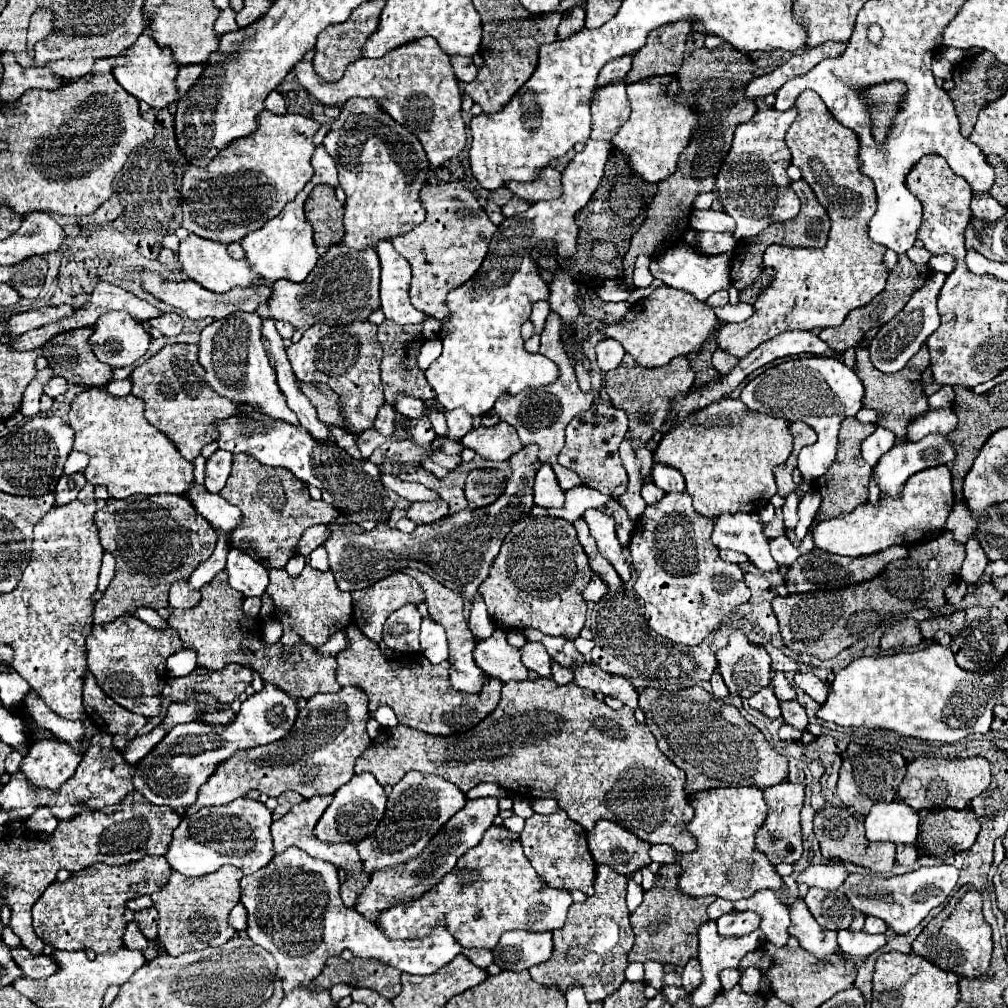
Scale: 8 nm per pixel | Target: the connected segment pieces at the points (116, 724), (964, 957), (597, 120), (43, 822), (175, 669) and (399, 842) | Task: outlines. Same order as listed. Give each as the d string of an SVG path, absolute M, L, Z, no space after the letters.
M90 672L84 674L84 708L86 708L86 718L90 718L100 732L114 736L112 740L116 750L122 750L122 746L128 744L146 724L144 716L132 714L126 708L118 706L114 700L110 700L100 690Z
M962 886L960 890L964 890L958 898L958 902L952 906L950 914L944 918L944 922L940 920L932 920L928 922L928 926L920 932L920 936L912 942L912 952L926 958L928 962L932 962L934 966L954 972L958 976L966 976L966 978L978 978L984 976L990 968L990 956L992 956L992 930L988 926L988 922L982 916L982 896L974 886Z
M616 82L598 90L592 98L592 140L612 140L620 126L630 118L626 84Z
M40 806L40 808L36 808L34 814L32 814L30 818L26 818L22 824L24 824L26 830L30 830L30 832L48 832L48 834L50 834L50 832L54 832L58 820L52 816L52 812L50 812L48 806Z
M182 648L180 652L172 654L168 660L168 674L170 676L186 676L196 668L196 652Z
M408 772L388 796L388 806L384 820L378 830L356 844L364 870L372 874L374 870L396 866L398 862L406 862L416 858L422 848L430 842L430 838L446 824L446 820L456 814L466 802L466 796L448 780L440 776L430 776L422 772Z

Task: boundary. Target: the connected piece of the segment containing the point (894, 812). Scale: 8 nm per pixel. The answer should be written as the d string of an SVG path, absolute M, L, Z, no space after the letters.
M902 800L874 804L864 818L868 842L914 844L918 836L918 814Z

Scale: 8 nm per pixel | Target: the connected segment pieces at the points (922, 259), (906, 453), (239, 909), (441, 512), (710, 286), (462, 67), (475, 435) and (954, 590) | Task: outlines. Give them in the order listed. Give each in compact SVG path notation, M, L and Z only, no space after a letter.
M918 247L910 248L906 254L910 258L910 260L916 264L927 264L932 256L928 250Z
M932 436L930 438L922 438L922 442L898 442L890 452L886 452L878 464L874 466L874 480L880 488L880 496L888 496L888 498L900 498L902 494L902 486L906 484L906 480L926 468L932 466L940 466L940 464L948 464L950 460L954 460L954 448L948 442L948 438L942 436Z
M236 904L236 906L232 908L232 912L230 912L230 916L228 916L228 924L230 924L234 930L238 930L238 932L242 932L242 930L246 928L246 910L244 910L242 904Z
M434 500L434 502L414 502L408 508L408 518L414 520L416 524L430 524L440 518L444 518L448 512L448 504L444 500Z
M678 244L678 246L672 246L670 250L666 250L664 254L660 254L658 258L654 258L650 264L650 272L656 280L660 280L672 288L690 292L698 300L705 302L714 292L730 288L730 262L732 262L730 254L704 256L704 254L698 254L688 244Z
M454 56L452 58L452 66L454 66L454 74L460 82L472 82L476 78L476 70L472 64L472 58L464 58L464 56Z
M500 422L492 428L480 426L470 430L462 438L462 446L474 450L478 456L486 460L500 462L500 460L506 460L512 452L518 452L522 448L522 442L518 434L514 434L514 428L510 424Z
M960 580L960 582L956 582L956 584L950 584L948 588L946 588L946 598L948 598L948 604L952 604L952 606L960 606L960 602L962 602L962 598L964 598L964 594L966 594L966 584Z

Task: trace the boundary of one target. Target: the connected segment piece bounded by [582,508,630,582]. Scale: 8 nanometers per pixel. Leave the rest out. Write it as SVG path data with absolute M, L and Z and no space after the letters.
M598 508L586 510L582 518L588 522L590 534L596 538L600 554L614 566L614 570L618 572L618 576L622 578L622 582L628 582L630 580L630 566L626 564L622 548L620 548L620 544L616 540L614 518L610 518L608 514L604 514Z

